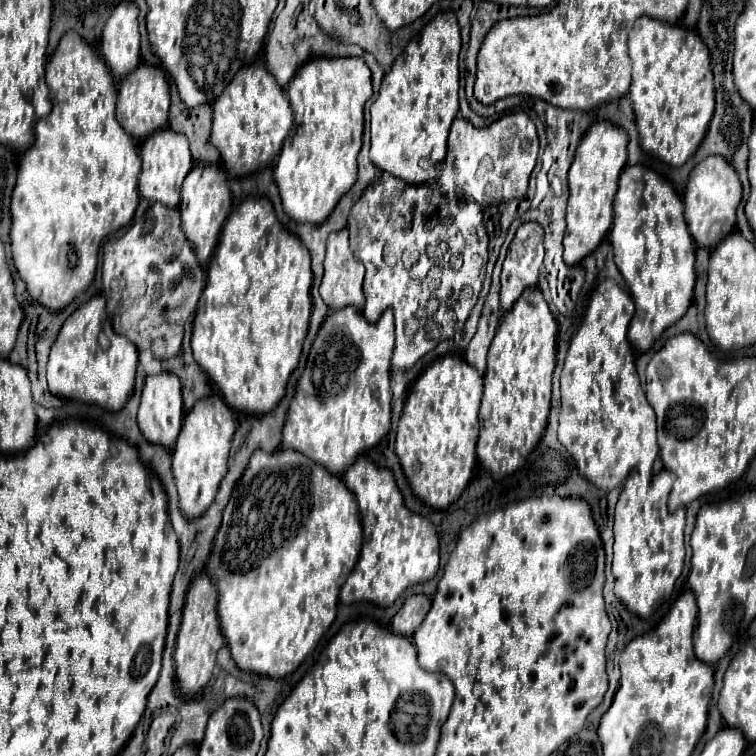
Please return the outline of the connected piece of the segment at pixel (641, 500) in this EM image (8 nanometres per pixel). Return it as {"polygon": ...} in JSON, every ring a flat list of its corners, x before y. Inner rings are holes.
{"polygon":[[636,471,630,473,626,485,616,503,614,517,614,561,612,573,616,577,614,593,626,605,628,611,648,617,664,599,670,597,674,581,682,573,684,565,684,509,674,513,666,507,668,487,672,475,664,475,664,481,644,481]]}

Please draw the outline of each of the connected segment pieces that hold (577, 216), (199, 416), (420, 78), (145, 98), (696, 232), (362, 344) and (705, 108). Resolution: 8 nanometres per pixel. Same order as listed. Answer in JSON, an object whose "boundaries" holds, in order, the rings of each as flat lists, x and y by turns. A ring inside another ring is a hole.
{"boundaries":[[[596,121,582,137,574,161,568,171,568,213,566,213,566,235,564,235,564,261,568,265,580,263,592,253,612,223,614,195,618,189,618,177,626,167,626,145,628,135,622,127,610,121]],[[216,393,200,399,186,413,182,431,172,449,172,471,174,471,178,495,180,495,180,511,188,519,202,515,212,503,212,499,216,497,218,485,228,471,226,461,228,461,234,429,236,429,236,423,232,417,232,409]],[[452,11,436,15,424,31,414,37,404,53,394,61,384,75,376,101,370,107,370,159,382,171,406,183,424,183,436,175,436,165,446,157,446,139,450,123,458,115,458,53,460,53,460,27]],[[140,65,138,71,130,73,122,85,118,95,118,107,116,115,120,125,136,139,144,139,152,135,152,131,158,131,168,125,168,109,170,109,170,95,168,95,168,83,164,77,164,71,156,65]],[[710,155,708,159,700,161,688,177,684,197,686,197,684,217,688,223,688,231,698,247,712,249,716,247,716,243,720,243,720,239,724,239,724,235,734,231,736,207,742,199,742,183,732,163,720,159,720,155]],[[356,307,332,311,318,329,306,367,298,379,282,429,282,447,294,449,316,461,332,475,342,475,352,461,374,447,390,431,390,359,394,351,394,315,386,309,376,323,368,323]],[[640,17,632,33,628,35,628,53,632,61,632,85,630,85,630,99,634,105,636,127,640,133,640,147,648,153,658,155,672,167,682,167,702,143,712,113,714,113,714,81,710,69,710,51,706,43,696,35,696,31,680,27,680,25,666,25,658,19]]]}

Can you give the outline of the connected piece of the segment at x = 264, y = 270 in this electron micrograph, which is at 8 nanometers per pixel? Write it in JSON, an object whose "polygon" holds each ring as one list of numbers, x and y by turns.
{"polygon":[[248,197,228,217,218,247,208,263,206,287,198,301,194,319,192,351,200,369,222,391,226,403,236,411,264,415,272,411,284,397,290,373,296,369,300,349,308,331,310,319,310,253,288,233,274,215,268,197]]}

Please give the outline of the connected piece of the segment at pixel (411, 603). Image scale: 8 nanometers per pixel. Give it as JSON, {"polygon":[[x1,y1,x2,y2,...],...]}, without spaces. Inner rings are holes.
{"polygon":[[410,595,406,597,400,611,392,617,392,631,404,637,412,637,416,627,422,623,424,615,428,613,428,607,432,605,430,597,426,595]]}

